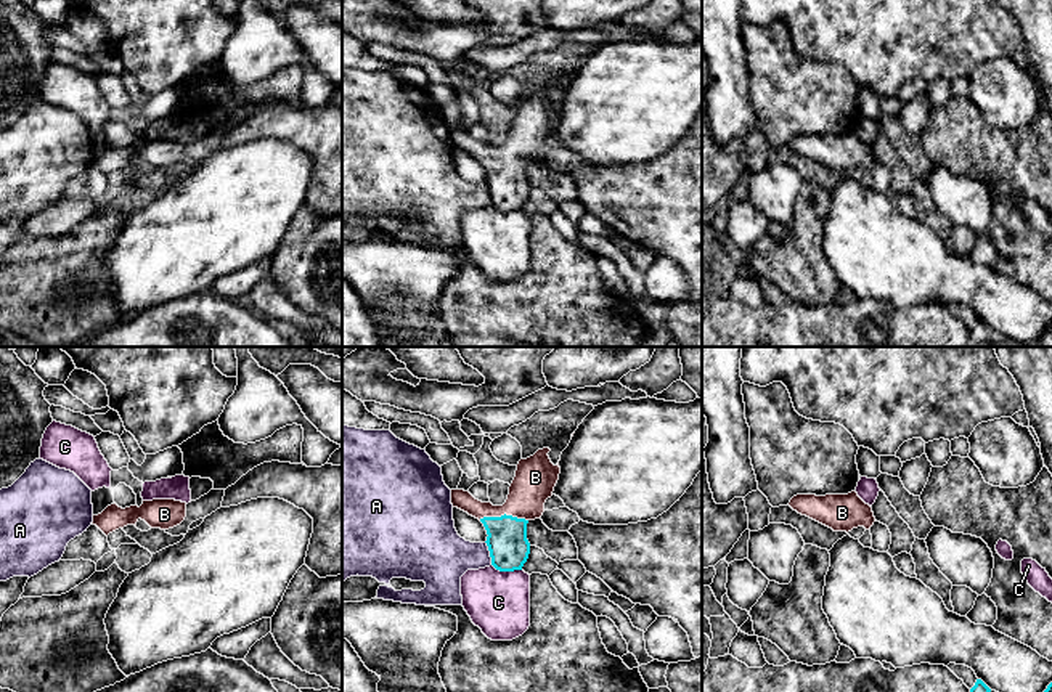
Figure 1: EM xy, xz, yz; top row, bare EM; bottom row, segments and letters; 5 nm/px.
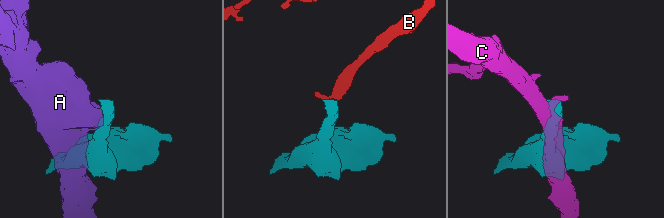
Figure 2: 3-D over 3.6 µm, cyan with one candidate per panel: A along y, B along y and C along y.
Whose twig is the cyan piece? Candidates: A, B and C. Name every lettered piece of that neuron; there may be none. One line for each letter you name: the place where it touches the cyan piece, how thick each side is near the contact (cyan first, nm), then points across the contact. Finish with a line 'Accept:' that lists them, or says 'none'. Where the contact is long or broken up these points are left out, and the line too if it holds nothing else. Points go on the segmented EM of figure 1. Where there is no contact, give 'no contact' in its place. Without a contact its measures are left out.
B: contact xz (503, 516); calibres 200 and 200 nm; way xz (508, 545), (503, 516), (530, 488), (535, 477)
Accept: B

